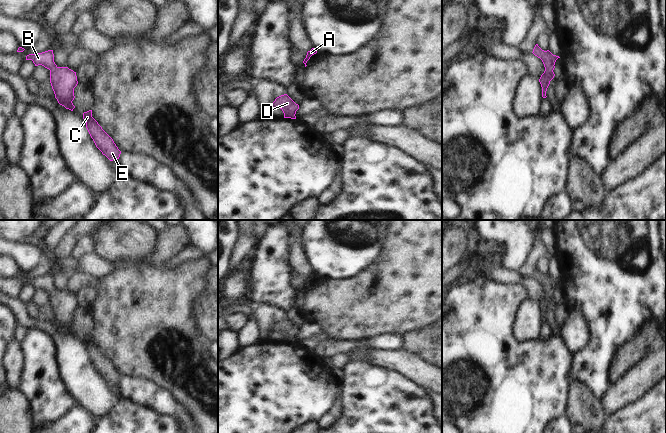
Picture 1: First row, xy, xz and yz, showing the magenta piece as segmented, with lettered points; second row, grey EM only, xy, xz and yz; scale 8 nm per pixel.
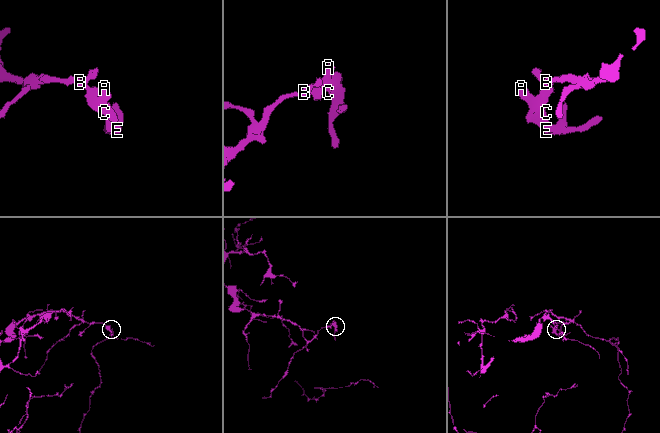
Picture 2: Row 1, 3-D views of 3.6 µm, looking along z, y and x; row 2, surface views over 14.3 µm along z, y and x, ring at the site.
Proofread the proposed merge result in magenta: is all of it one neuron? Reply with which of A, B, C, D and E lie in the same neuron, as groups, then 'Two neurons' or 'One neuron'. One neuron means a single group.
Groups: A B C D E. One neuron.

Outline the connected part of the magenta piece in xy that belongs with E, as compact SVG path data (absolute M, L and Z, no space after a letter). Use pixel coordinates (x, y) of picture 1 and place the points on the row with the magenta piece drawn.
M92 110L83 113L86 128L93 139L96 147L110 161L119 159L121 151L118 149L113 139L102 129L98 122L92 117Z

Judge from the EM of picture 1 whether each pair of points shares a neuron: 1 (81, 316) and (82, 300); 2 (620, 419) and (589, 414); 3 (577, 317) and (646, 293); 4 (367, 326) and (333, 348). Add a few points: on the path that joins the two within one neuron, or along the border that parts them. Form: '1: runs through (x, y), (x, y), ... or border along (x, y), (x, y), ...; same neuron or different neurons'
1: border along (78, 306), (82, 308); different neurons
2: border along (606, 416), (603, 422); different neurons
3: border along (570, 308), (582, 314), (588, 338); different neurons
4: border along (371, 336), (334, 340); different neurons

